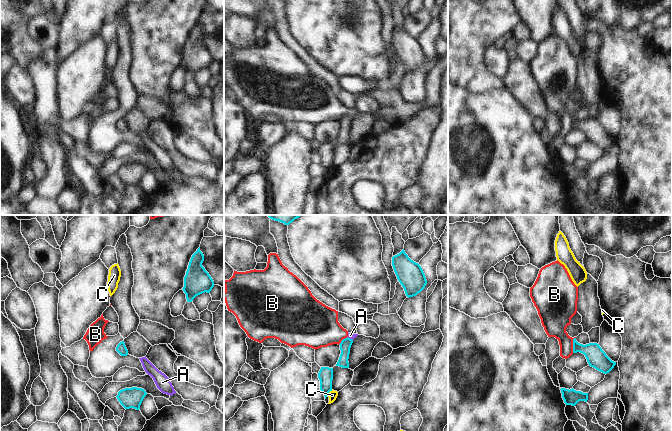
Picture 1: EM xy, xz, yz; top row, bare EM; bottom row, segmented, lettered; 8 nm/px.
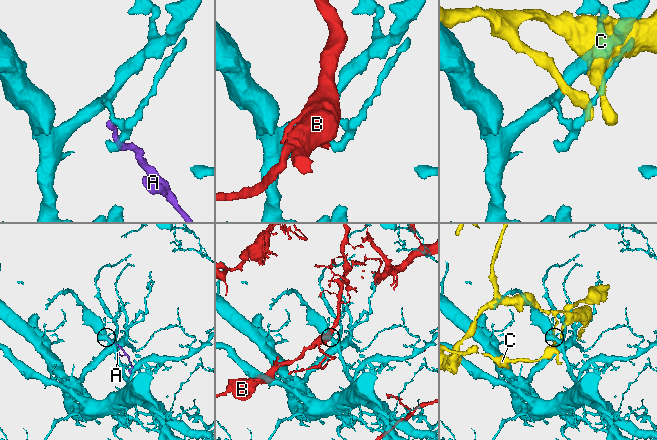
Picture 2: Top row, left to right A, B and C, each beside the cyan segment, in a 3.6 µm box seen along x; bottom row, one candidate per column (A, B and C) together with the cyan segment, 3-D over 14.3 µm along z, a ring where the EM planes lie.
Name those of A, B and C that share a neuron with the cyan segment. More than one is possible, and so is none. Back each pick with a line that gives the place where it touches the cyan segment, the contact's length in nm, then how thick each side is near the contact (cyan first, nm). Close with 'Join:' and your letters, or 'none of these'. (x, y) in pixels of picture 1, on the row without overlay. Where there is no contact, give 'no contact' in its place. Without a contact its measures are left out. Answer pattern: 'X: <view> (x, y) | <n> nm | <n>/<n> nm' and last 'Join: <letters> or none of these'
Join: none of these

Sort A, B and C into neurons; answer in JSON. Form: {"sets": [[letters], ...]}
{"sets": [["A", "B"], ["C"]]}

